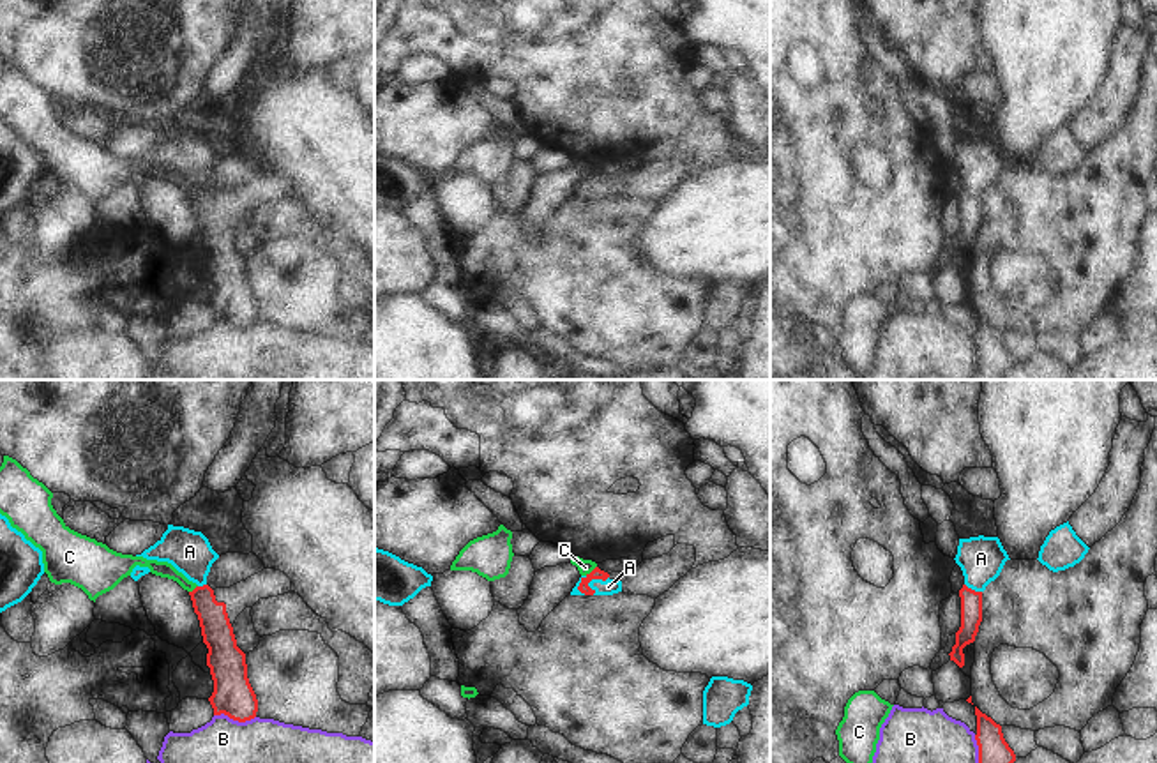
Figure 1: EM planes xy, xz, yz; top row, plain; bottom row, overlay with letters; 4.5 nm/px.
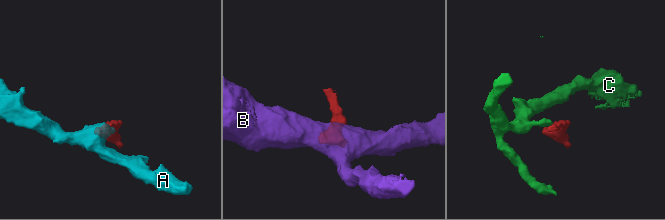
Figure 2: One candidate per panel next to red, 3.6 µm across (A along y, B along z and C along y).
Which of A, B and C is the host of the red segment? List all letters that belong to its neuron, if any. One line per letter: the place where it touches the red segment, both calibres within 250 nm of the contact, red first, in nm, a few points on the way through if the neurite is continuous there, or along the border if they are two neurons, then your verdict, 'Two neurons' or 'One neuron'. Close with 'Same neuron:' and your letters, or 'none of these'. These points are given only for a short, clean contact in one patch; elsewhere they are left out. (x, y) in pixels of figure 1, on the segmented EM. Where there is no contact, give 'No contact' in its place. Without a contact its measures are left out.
A: Touches red at xz (592, 578). Thickness 50 nm (red) against 70 nm. Path across: xz (583, 587), (592, 578), (608, 587). One neuron
B: Touches red at xy (235, 719). Thickness 190 nm (red) against 200 nm. Two neurons
C: Touches red at xz (592, 571). Thickness 50 nm (red) against 70 nm. Boundary: xz (596, 566), (585, 574). Two neurons
Same neuron: A.

